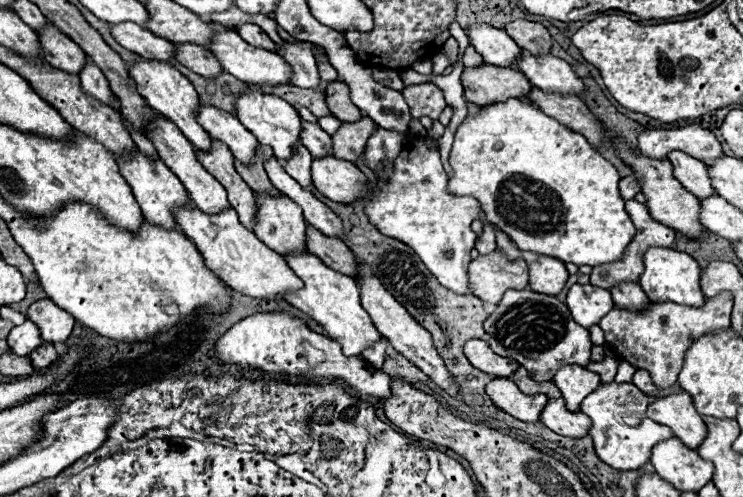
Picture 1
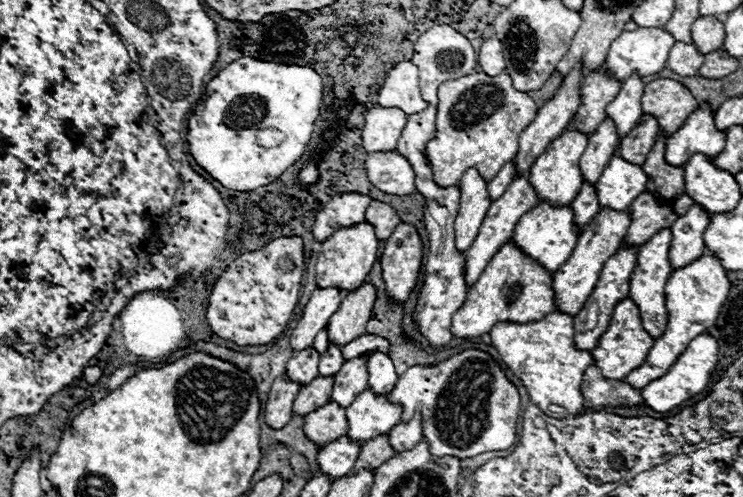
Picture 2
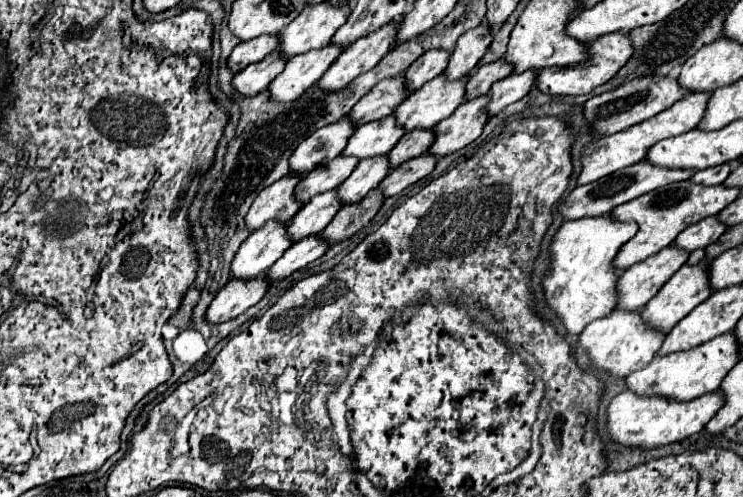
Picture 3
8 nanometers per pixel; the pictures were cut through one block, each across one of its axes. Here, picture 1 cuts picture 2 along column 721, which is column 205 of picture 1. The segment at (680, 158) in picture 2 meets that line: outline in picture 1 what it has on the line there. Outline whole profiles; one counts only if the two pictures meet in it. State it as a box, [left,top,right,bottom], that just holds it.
[130,60,212,152]

